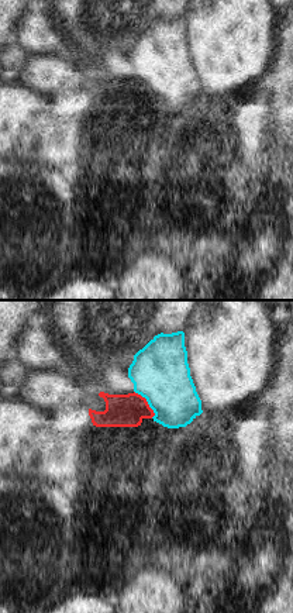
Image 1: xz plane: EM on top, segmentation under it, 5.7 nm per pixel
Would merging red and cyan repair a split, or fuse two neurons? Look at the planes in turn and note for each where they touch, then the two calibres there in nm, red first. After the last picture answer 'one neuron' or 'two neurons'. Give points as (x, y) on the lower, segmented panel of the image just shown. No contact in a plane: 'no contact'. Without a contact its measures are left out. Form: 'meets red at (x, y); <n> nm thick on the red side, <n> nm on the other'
meets red at (147, 403); 190 nm thick on the red side, 320 nm on the other

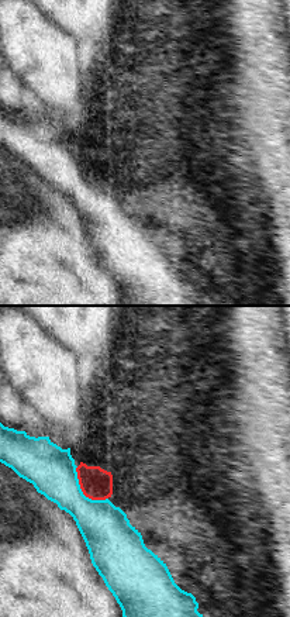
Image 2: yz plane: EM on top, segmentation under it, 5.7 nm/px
meets red at (82, 490); 190 nm thick on the red side, 280 nm on the other

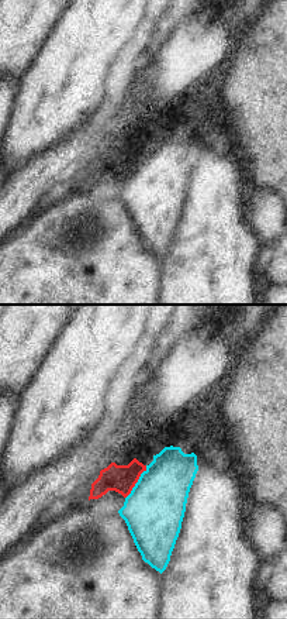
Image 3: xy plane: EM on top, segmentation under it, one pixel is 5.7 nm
meets red at (137, 481); 160 nm thick on the red side, 340 nm on the other

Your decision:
one neuron

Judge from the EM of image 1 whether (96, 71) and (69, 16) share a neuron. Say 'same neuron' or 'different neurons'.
different neurons

